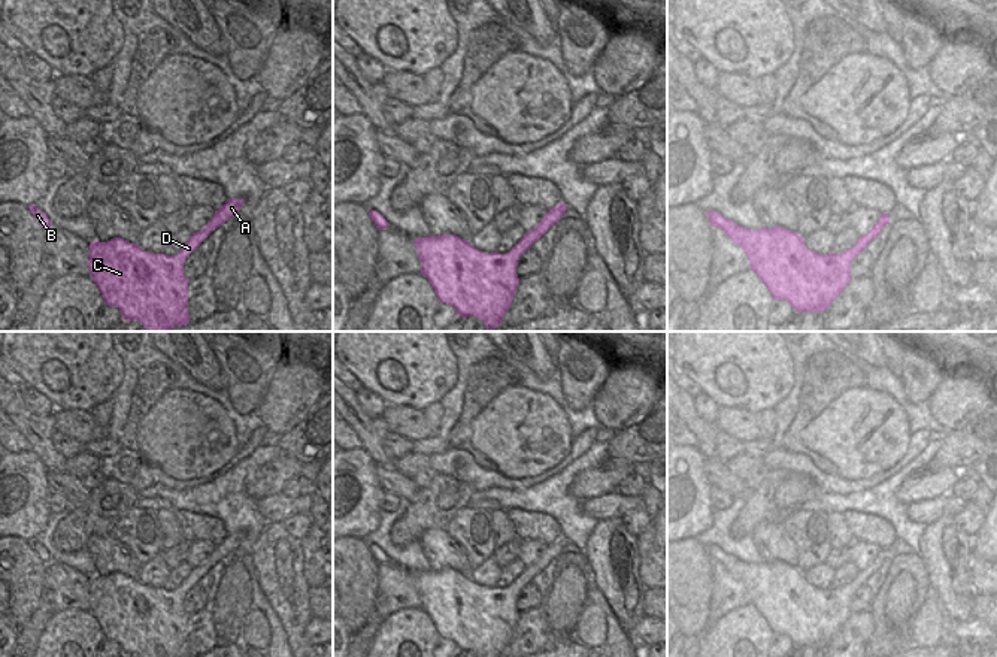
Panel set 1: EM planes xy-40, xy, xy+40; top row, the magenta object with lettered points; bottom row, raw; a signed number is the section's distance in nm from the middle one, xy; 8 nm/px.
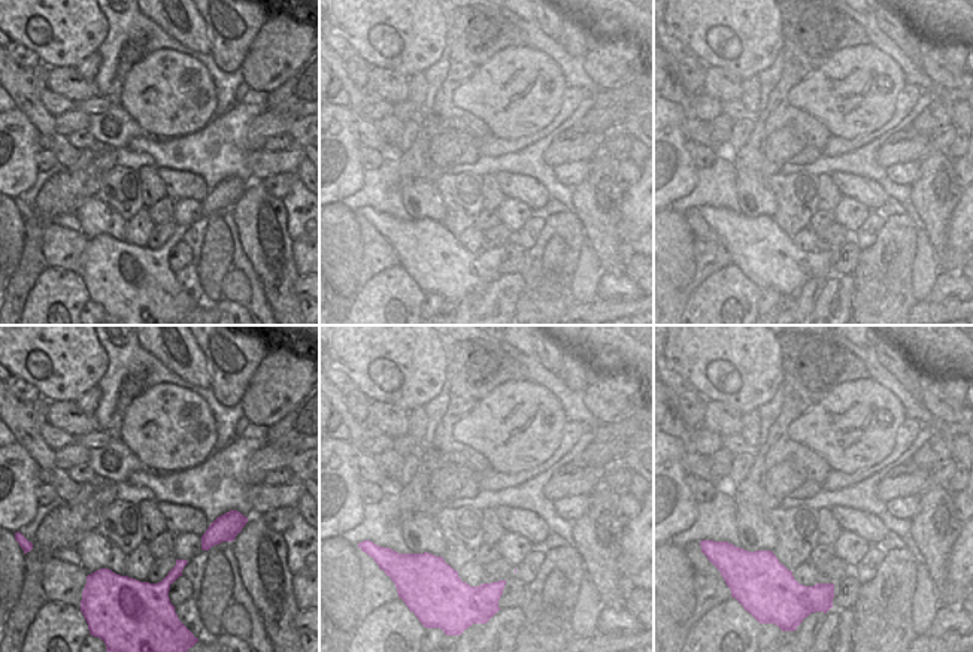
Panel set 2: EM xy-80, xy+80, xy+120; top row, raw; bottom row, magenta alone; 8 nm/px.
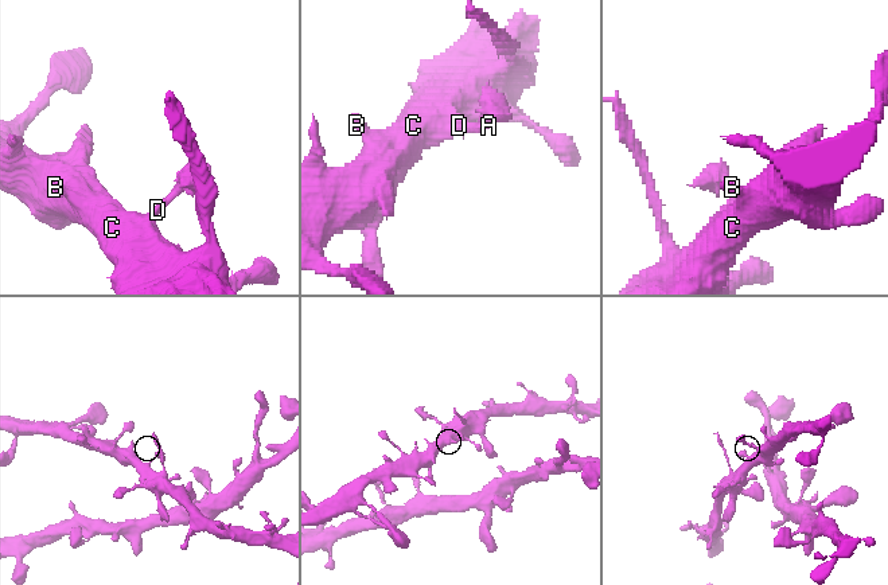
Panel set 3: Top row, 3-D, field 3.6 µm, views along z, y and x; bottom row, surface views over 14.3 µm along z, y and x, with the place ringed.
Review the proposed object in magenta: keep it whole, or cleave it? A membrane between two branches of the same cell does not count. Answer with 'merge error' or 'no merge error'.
no merge error

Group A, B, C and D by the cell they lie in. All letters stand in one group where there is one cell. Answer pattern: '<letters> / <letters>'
A B C D

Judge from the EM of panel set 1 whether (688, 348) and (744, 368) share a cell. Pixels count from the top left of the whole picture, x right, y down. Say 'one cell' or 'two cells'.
one cell

